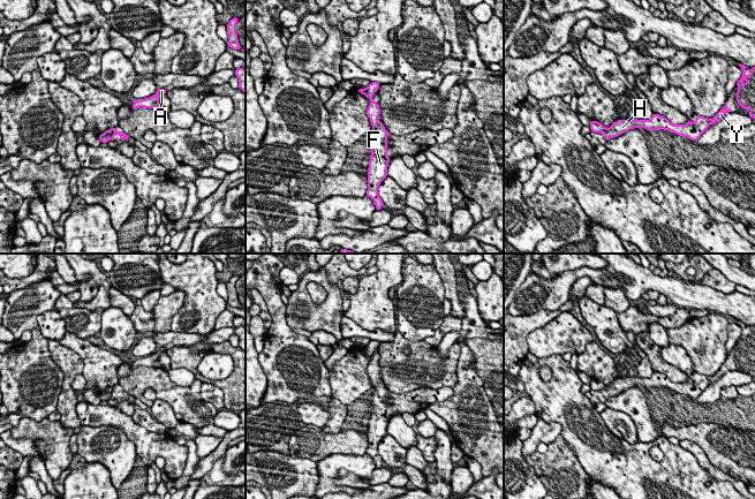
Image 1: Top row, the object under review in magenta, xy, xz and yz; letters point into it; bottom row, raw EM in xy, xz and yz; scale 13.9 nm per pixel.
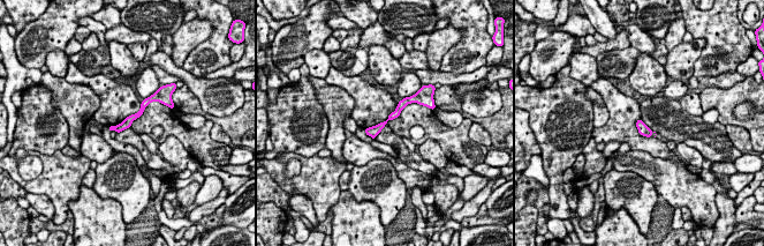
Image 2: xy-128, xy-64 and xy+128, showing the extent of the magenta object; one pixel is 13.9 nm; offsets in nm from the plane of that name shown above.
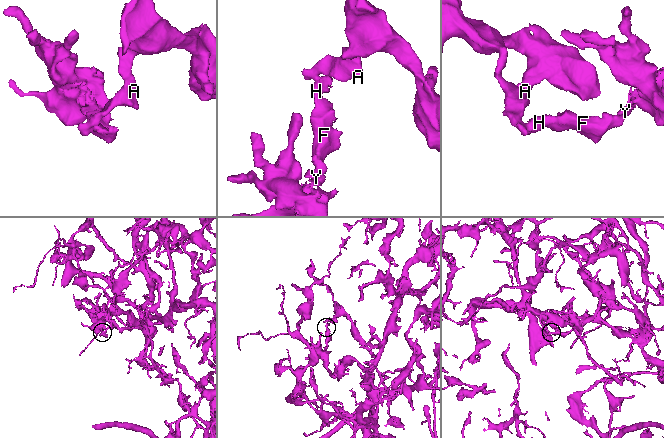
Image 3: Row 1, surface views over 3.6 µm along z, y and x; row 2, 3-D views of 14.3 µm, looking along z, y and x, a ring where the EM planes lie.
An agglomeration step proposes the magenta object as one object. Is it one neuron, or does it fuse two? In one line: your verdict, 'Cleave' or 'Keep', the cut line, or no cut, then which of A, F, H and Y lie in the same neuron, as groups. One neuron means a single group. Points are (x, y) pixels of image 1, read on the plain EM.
Cleave. Split along xy (113, 386), (111, 397). Groups: A / F H Y

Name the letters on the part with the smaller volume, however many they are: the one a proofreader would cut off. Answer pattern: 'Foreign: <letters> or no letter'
Foreign: F, H, Y

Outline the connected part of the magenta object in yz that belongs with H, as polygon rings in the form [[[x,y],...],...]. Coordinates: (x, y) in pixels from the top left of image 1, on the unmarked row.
[[[725,361],[724,366],[720,368],[712,377],[708,378],[704,375],[696,373],[696,379],[694,381],[689,378],[685,383],[673,383],[665,375],[654,371],[649,378],[618,378],[613,380],[610,386],[606,386],[602,393],[605,395],[605,398],[610,398],[631,387],[640,387],[642,385],[647,388],[664,387],[679,394],[685,394],[695,400],[709,386],[710,383],[719,380],[727,370],[732,369],[727,366],[727,361]]]

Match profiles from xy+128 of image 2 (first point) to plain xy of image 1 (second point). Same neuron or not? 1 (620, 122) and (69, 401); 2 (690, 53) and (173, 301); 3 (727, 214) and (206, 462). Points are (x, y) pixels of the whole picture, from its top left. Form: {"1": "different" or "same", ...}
{"1": "different", "2": "same", "3": "different"}

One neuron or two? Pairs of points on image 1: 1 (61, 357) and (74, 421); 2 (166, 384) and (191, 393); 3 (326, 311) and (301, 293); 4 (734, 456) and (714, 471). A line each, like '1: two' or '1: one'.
1: one
2: one
3: one
4: two

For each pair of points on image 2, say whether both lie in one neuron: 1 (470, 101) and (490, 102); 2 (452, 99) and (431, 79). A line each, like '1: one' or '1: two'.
1: one
2: two

